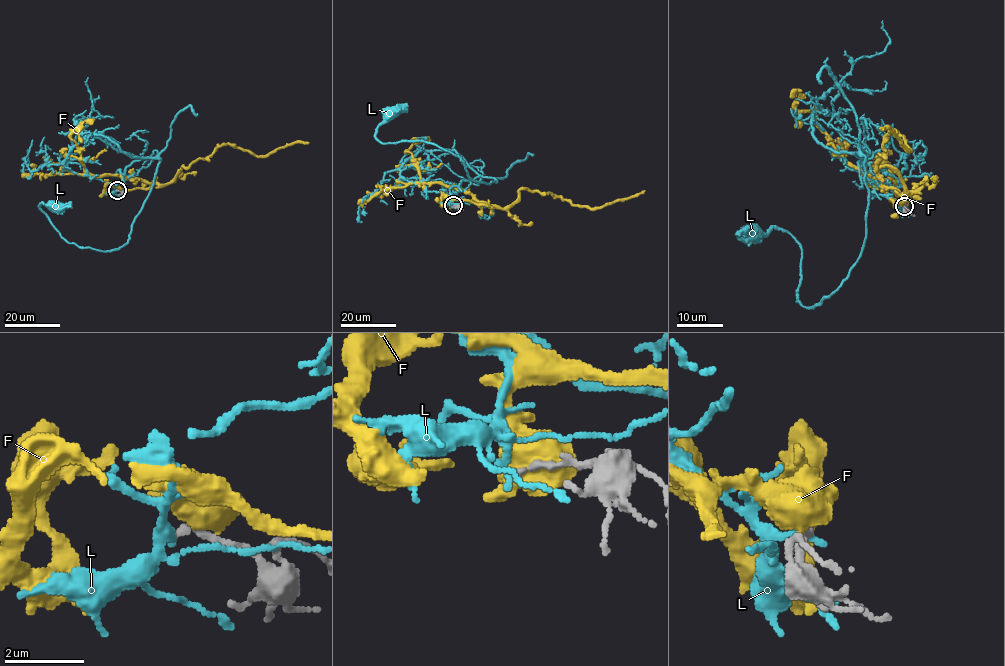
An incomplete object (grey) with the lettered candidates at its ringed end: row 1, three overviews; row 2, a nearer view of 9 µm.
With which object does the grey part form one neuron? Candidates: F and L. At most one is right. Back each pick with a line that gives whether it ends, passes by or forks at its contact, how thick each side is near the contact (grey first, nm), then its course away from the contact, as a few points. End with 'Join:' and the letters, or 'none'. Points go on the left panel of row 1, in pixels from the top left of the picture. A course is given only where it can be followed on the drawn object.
Join: none

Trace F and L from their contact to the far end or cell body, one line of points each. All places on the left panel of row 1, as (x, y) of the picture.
F: (117, 189), (168, 183), (183, 165), (207, 158), (224, 144), (262, 156), (309, 142)
L: (115, 189), (135, 161), (158, 158), (129, 239), (112, 250), (68, 243), (39, 207), (54, 206)

